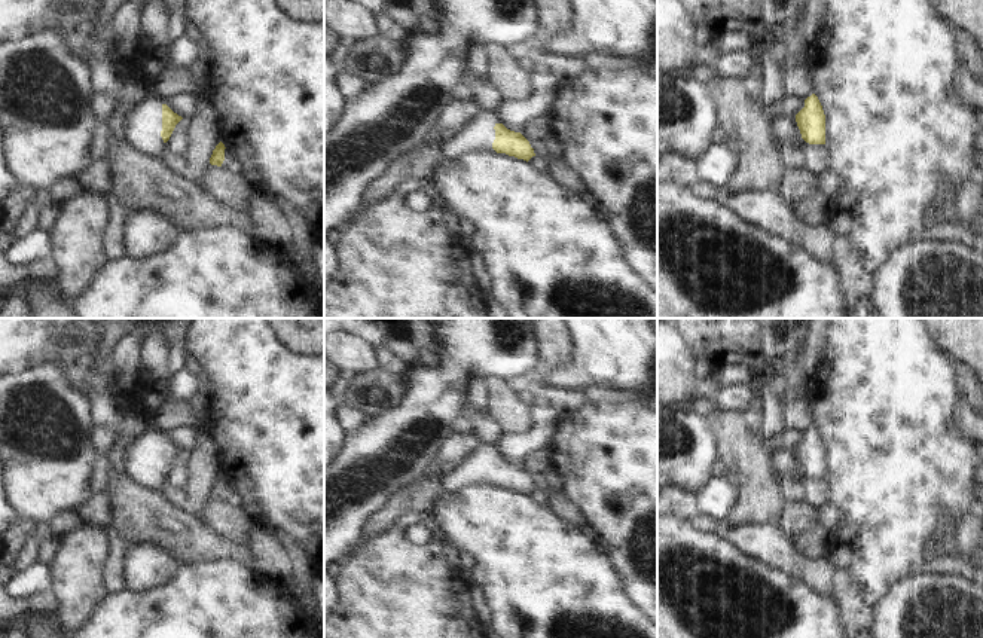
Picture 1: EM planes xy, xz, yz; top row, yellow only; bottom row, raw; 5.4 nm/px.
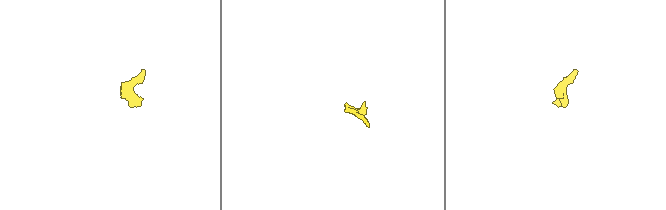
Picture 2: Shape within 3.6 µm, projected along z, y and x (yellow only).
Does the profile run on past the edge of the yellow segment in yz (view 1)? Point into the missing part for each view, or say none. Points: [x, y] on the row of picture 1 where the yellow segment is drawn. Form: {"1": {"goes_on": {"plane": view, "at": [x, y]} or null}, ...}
{"1": {"goes_on": null}}

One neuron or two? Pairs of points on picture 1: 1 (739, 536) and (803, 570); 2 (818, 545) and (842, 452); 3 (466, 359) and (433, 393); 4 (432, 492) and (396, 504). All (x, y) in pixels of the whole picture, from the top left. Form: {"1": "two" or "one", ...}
{"1": "one", "2": "two", "3": "one", "4": "one"}

